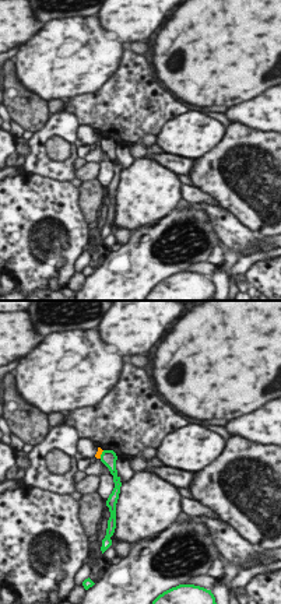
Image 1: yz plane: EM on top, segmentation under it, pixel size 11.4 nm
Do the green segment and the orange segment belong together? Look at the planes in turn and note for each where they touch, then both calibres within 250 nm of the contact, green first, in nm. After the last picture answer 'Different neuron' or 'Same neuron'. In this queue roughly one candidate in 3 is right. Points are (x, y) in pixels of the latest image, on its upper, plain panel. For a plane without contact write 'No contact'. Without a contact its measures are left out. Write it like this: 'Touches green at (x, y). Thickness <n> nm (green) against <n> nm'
Touches green at (101, 141). Thickness 180 nm (green) against 60 nm.

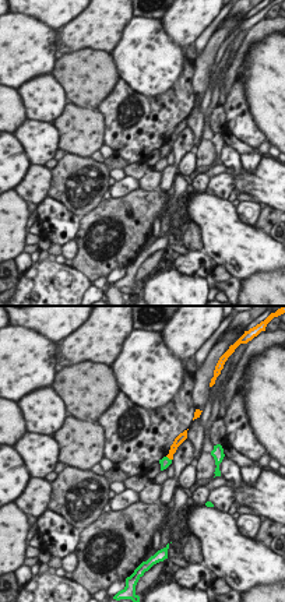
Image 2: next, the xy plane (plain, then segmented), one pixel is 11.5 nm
Touches green at (168, 145). Thickness 120 nm (green) against 90 nm.

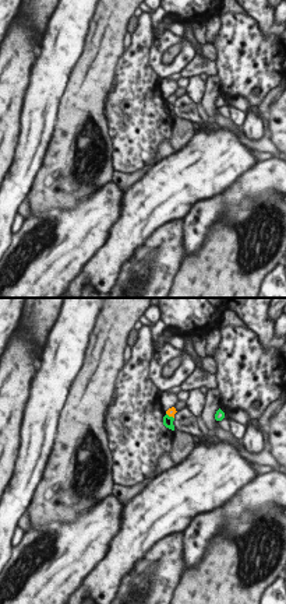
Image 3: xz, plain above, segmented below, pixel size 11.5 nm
Touches green at (170, 104). Thickness 130 nm (green) against 90 nm.

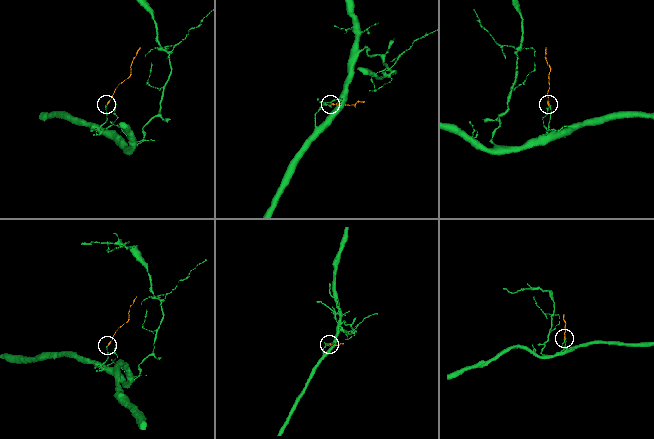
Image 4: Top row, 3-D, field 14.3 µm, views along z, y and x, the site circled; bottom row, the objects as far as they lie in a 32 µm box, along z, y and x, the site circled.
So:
Different neuron.

